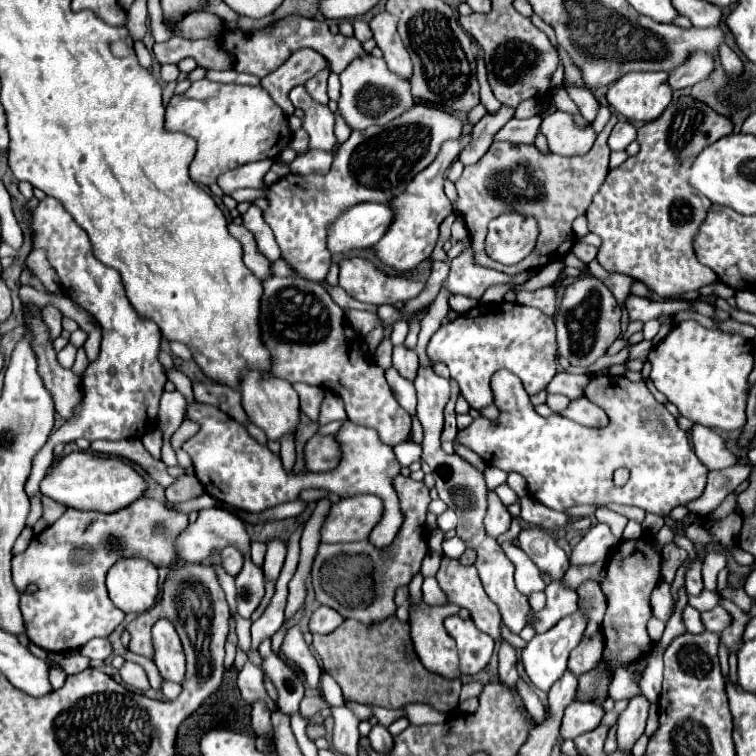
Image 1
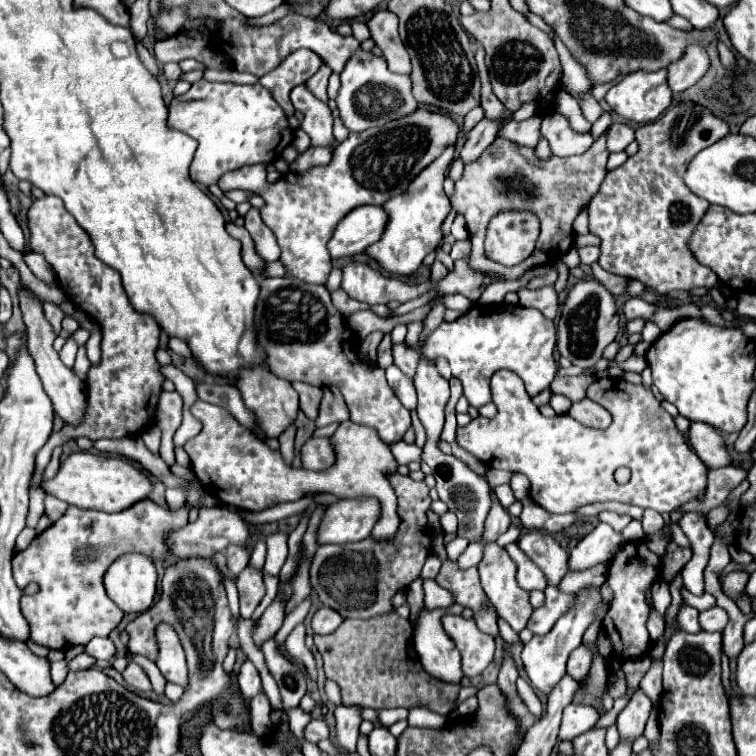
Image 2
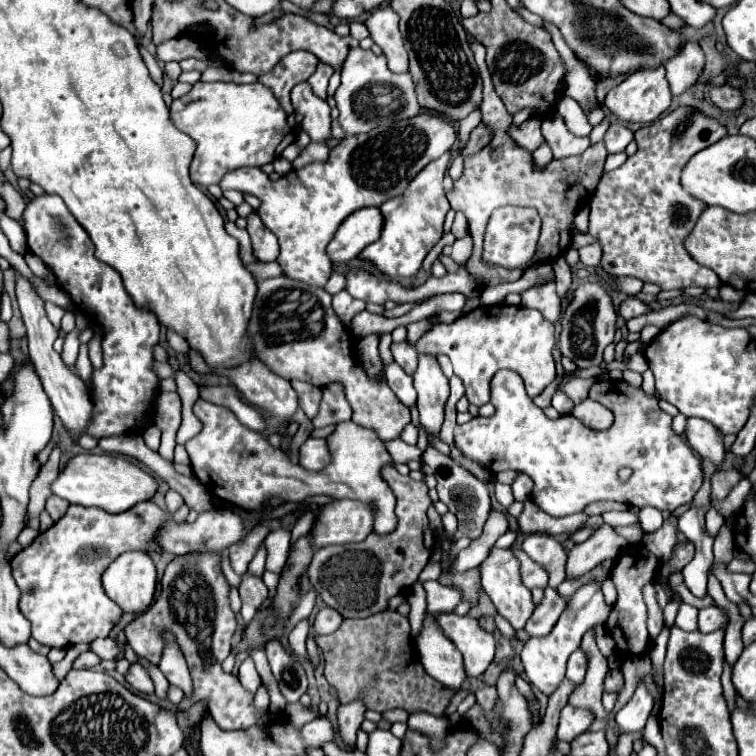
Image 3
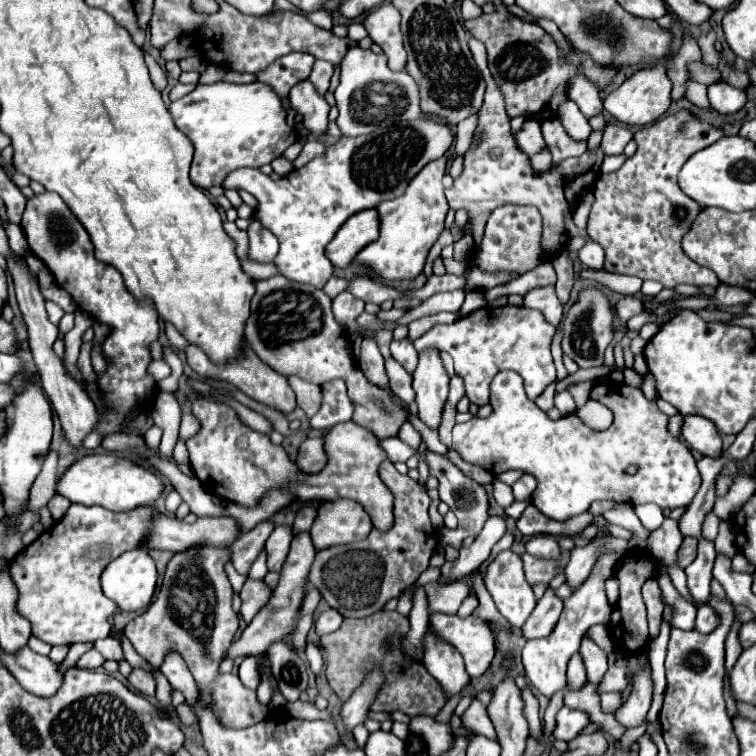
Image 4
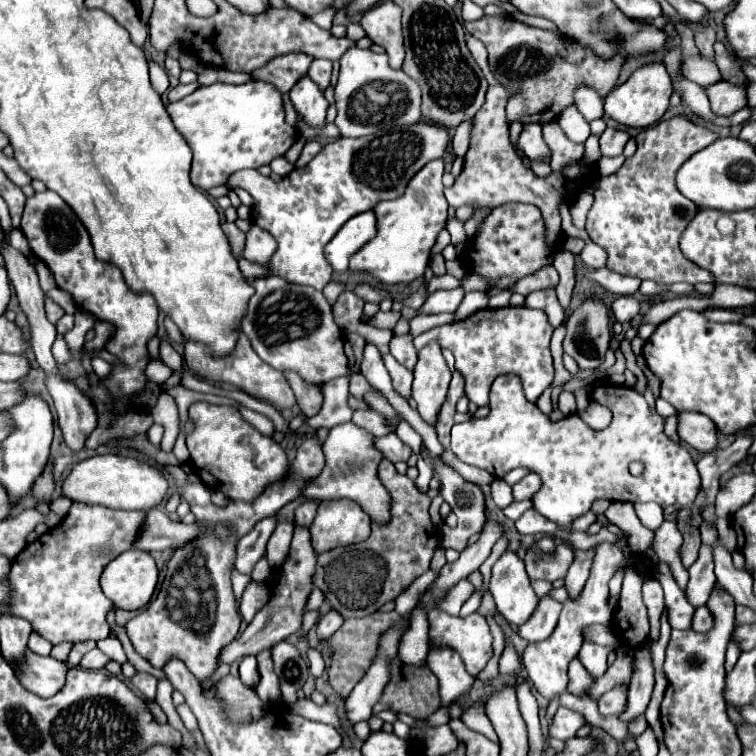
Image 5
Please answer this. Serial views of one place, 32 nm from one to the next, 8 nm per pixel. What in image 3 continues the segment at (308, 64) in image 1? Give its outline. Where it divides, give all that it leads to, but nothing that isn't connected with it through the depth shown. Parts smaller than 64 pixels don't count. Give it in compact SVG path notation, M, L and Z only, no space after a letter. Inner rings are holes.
M298 50L284 56L272 70L268 70L266 74L260 74L258 80L276 94L284 112L292 114L294 108L290 104L290 90L298 82L304 82L308 76L312 76L312 70L316 70L316 62L318 58L314 54Z

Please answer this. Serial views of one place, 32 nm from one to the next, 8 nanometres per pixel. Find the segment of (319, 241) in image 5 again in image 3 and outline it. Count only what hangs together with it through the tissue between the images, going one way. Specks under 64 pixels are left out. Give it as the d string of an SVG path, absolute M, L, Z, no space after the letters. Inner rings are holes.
M424 112L424 114L420 114L416 118L410 118L410 120L404 120L404 122L378 126L376 130L372 130L368 134L346 136L336 146L330 148L328 160L312 162L312 164L308 164L300 170L288 172L286 176L282 176L278 180L270 180L260 168L240 168L240 170L228 172L222 178L220 188L222 190L236 188L240 192L244 190L244 192L254 194L256 198L260 198L262 203L257 212L264 225L278 239L280 247L278 264L282 266L284 276L322 288L328 282L330 274L332 274L332 262L326 256L326 246L334 238L334 234L336 234L338 226L344 222L344 218L348 214L360 210L360 208L380 206L388 198L396 198L396 196L404 194L404 190L408 188L408 182L428 162L432 162L432 160L440 158L444 152L448 152L450 146L454 144L454 140L456 140L456 130L454 130L454 124L450 120Z

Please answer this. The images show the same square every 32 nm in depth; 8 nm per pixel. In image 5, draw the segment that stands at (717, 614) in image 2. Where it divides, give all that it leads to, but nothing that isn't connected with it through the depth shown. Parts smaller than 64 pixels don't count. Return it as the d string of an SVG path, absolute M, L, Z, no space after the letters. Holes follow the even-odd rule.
M700 606L694 610L694 618L692 618L692 630L694 632L706 632L712 628L712 614L708 614L706 606Z

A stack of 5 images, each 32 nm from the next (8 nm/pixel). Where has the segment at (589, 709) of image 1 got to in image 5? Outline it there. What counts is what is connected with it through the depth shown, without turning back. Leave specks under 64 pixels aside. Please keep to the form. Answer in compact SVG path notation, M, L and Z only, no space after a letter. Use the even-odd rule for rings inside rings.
M558 708L558 712L554 714L554 718L550 722L550 736L558 738L558 740L574 738L576 730L584 724L586 724L586 720L582 714L566 710L566 708Z

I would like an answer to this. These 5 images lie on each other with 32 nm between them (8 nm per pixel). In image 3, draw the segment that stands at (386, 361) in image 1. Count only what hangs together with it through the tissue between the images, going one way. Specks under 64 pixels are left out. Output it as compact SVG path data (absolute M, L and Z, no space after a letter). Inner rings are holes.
M382 333L380 335L378 349L384 366L386 366L386 364L389 364L390 362L393 361L393 357L390 349L391 344L392 344L391 333Z

